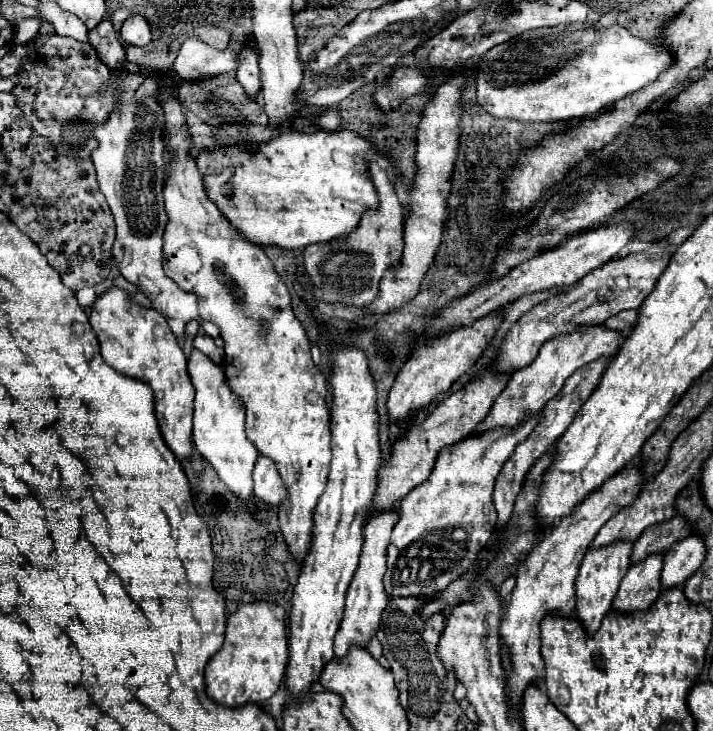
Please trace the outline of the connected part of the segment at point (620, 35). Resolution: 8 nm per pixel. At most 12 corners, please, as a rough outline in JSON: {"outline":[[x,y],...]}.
{"outline":[[621,25],[521,33],[477,63],[493,117],[567,121],[657,81]]}

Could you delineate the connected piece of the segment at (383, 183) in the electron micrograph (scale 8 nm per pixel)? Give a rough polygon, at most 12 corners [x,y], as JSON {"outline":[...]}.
{"outline":[[371,163],[379,207],[355,233],[305,247],[319,299],[361,307],[403,251],[403,207]]}

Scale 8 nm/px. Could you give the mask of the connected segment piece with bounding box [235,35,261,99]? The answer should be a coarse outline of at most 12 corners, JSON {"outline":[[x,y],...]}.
{"outline":[[251,35],[239,51],[235,79],[255,99],[261,89],[257,51]]}

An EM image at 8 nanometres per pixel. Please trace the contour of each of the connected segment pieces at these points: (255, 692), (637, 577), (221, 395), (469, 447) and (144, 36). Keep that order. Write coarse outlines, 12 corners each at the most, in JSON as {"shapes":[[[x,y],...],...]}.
{"shapes":[[[241,605],[205,669],[225,707],[265,703],[285,677],[285,611]],[[663,555],[633,565],[615,611],[647,611],[661,593]],[[191,351],[195,447],[253,509],[259,451],[223,369]],[[537,419],[437,455],[397,505],[389,597],[431,597],[477,561],[495,479]],[[131,15],[119,37],[127,45],[145,47],[151,29],[145,17]]]}

